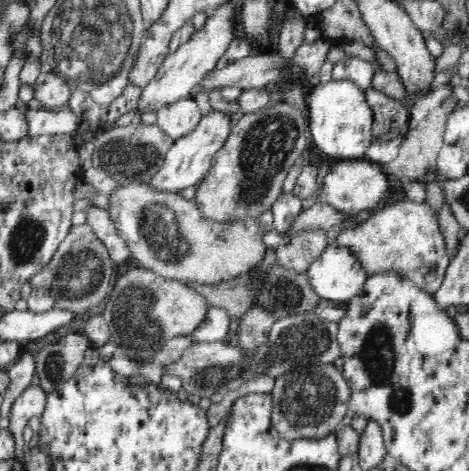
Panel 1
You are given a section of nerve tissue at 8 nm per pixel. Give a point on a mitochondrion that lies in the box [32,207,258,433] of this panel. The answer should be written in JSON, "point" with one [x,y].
{"point":[135,319]}

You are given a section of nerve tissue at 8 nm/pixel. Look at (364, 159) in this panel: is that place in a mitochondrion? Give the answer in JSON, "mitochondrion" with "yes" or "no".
{"mitochondrion":"no"}

